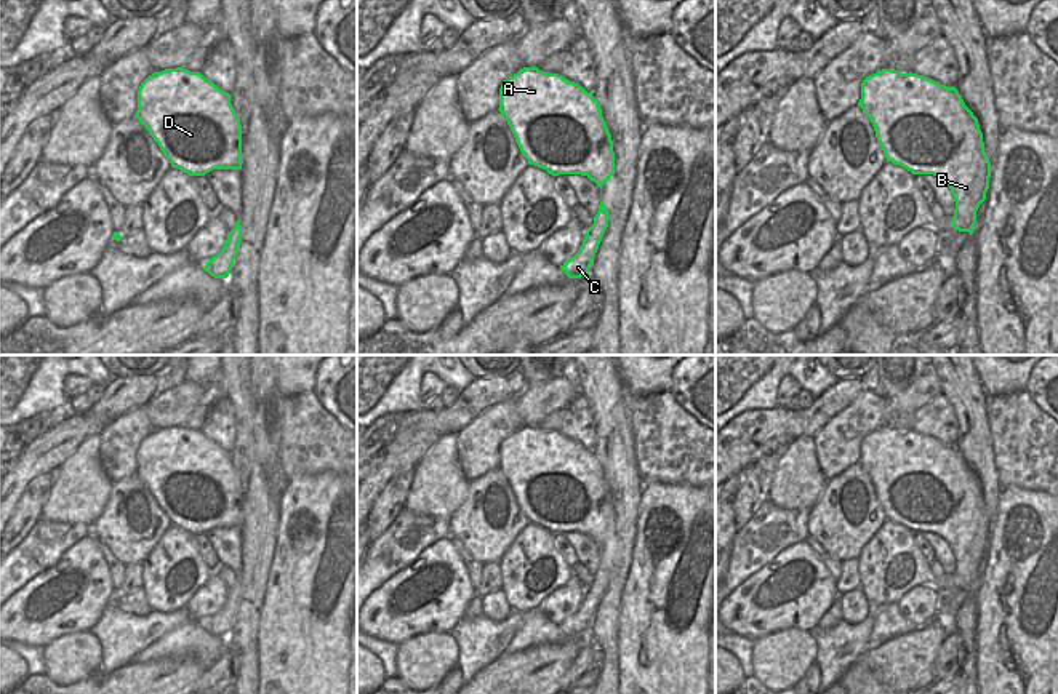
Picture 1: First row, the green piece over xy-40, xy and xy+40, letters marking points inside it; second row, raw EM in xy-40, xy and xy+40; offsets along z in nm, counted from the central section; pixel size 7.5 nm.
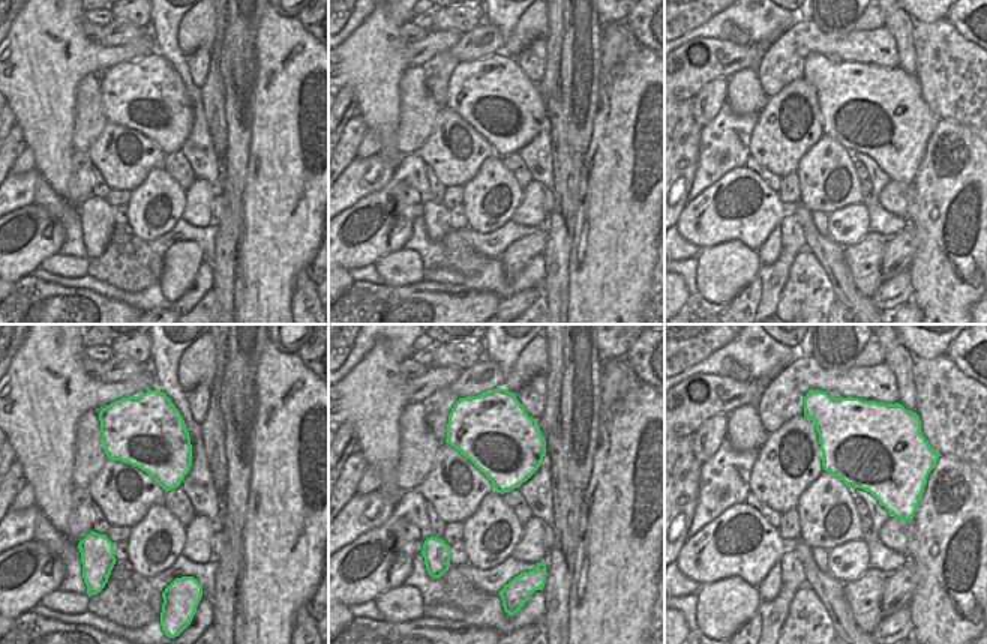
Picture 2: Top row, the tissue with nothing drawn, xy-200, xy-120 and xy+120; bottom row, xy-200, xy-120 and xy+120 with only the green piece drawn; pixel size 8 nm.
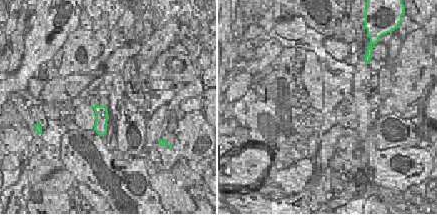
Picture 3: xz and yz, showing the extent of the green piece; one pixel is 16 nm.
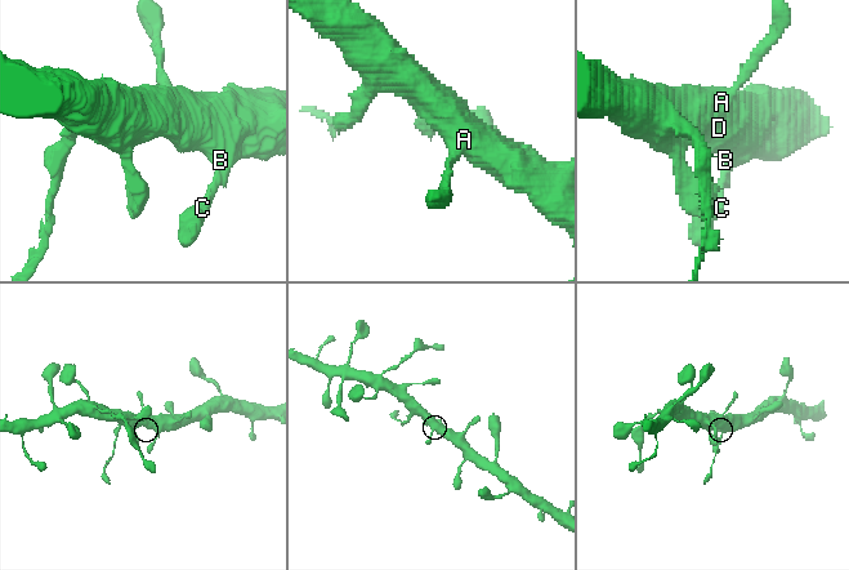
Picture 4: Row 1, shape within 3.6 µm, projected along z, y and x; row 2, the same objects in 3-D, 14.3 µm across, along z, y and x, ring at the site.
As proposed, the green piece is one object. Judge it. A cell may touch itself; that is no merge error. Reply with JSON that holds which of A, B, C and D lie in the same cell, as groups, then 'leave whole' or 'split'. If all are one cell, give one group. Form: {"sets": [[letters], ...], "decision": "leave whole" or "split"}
{"sets": [["A", "B", "C", "D"]], "decision": "leave whole"}

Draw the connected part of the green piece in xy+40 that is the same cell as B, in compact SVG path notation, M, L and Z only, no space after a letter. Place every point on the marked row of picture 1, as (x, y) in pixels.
M882 69L863 80L858 106L871 120L887 162L912 174L933 174L949 185L956 201L952 227L972 235L976 211L989 189L991 162L984 152L978 118L959 91L924 75Z

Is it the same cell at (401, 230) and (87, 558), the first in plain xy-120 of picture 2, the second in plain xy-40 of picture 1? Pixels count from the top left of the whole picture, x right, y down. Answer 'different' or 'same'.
same

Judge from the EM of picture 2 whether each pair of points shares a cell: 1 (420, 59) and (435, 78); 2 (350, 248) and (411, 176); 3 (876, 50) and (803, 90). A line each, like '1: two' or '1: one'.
1: two
2: one
3: two

